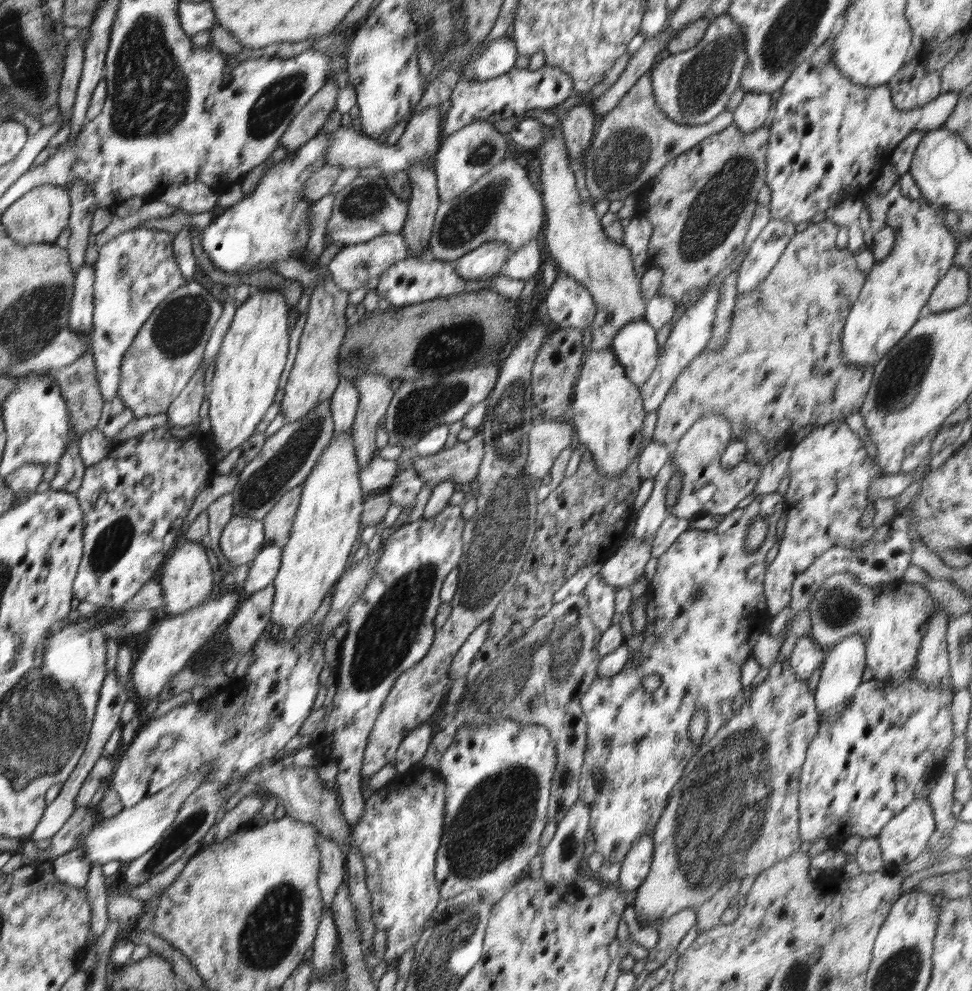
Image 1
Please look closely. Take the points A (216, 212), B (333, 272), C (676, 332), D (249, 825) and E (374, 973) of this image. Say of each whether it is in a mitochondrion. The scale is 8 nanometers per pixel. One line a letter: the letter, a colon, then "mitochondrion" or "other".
A: other
B: other
C: other
D: other
E: other

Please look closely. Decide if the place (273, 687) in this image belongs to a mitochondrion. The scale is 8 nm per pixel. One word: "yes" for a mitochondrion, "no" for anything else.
no

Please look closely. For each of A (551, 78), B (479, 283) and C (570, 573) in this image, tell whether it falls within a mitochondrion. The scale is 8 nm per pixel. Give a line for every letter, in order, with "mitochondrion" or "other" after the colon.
A: other
B: other
C: other

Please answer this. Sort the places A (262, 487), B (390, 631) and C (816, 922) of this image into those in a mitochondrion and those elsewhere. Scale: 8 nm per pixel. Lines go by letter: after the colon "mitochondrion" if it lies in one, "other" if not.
A: mitochondrion
B: mitochondrion
C: other

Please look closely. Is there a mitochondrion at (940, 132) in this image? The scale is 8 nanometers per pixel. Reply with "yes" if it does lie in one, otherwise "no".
no

